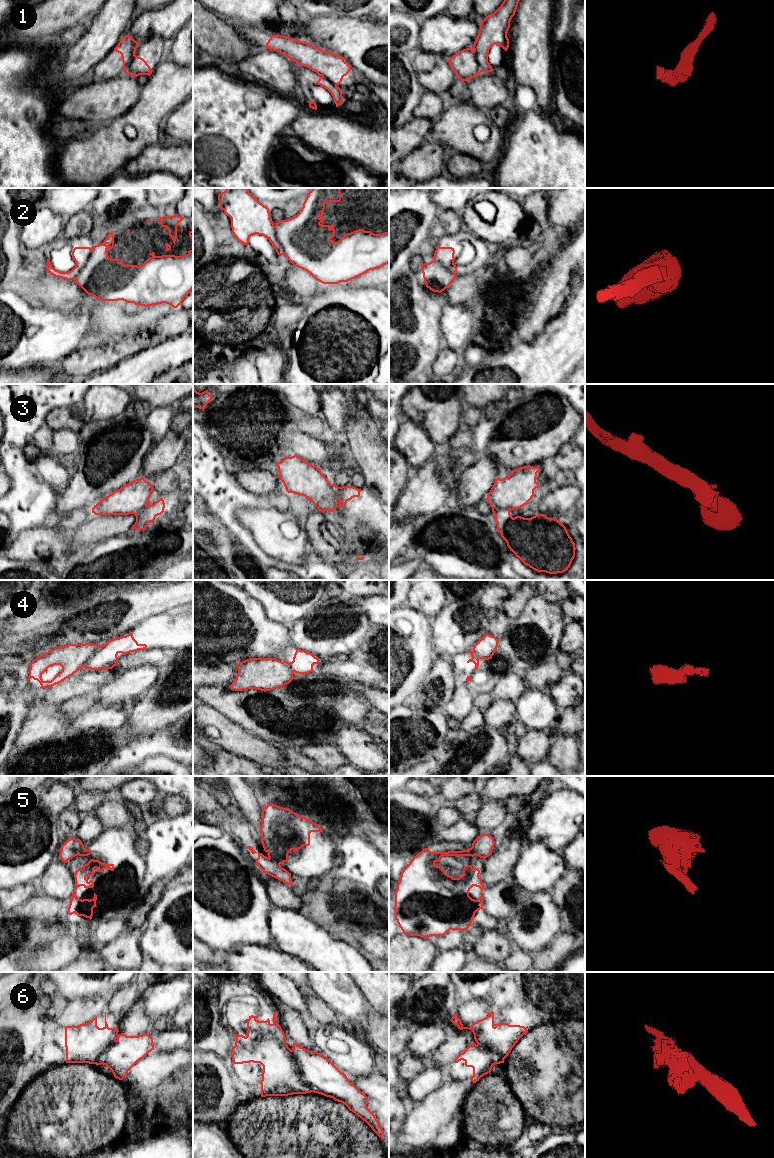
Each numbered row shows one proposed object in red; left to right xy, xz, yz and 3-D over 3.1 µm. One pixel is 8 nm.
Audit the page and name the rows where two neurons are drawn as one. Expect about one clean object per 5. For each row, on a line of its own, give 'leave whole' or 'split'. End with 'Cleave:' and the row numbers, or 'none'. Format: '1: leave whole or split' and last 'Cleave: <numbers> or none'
1: split
2: split
3: split
4: split
5: split
6: split
Cleave: 1, 2, 3, 4, 5, 6

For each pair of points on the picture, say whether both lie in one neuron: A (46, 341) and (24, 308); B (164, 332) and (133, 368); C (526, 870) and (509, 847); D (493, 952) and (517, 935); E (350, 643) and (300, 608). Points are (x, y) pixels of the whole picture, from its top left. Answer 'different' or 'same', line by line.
A: same
B: different
C: different
D: different
E: different

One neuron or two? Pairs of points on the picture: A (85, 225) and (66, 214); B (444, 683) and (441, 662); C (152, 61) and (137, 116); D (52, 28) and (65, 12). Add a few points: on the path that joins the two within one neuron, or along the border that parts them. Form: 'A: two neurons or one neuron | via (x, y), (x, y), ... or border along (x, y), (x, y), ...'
A: two neurons | border along (90, 203), (67, 221), (63, 221)
B: one neuron | via (441, 678), (441, 667)
C: two neurons | border along (165, 57), (152, 72)
D: one neuron | via (53, 24), (61, 16)

